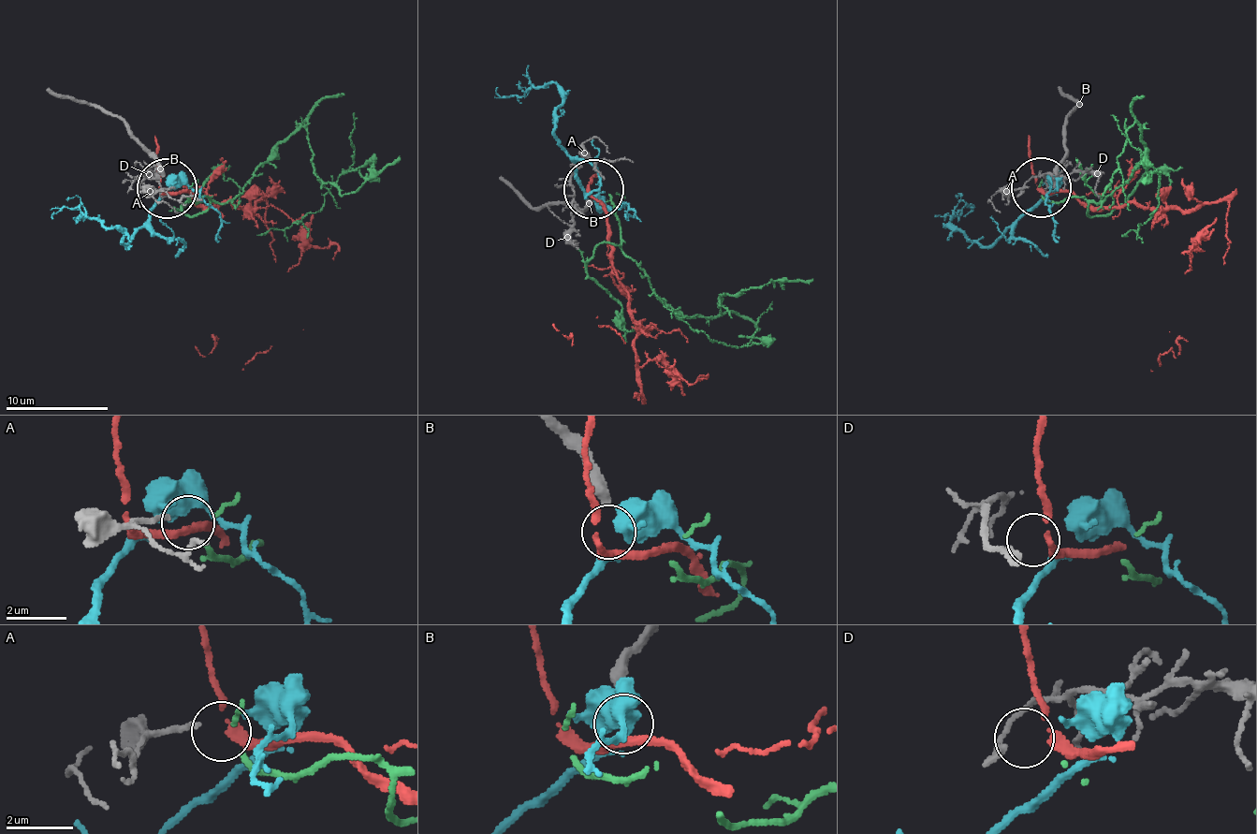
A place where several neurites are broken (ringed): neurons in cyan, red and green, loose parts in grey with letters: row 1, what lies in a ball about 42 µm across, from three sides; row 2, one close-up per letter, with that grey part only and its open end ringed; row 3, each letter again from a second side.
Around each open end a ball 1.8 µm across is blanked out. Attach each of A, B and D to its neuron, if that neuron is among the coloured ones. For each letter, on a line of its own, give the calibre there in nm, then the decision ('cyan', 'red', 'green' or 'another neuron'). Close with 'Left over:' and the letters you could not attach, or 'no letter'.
A: 150 nm thick; green
B: 380 nm thick; cyan
D: 280 nm thick; red
Left over: no letter

